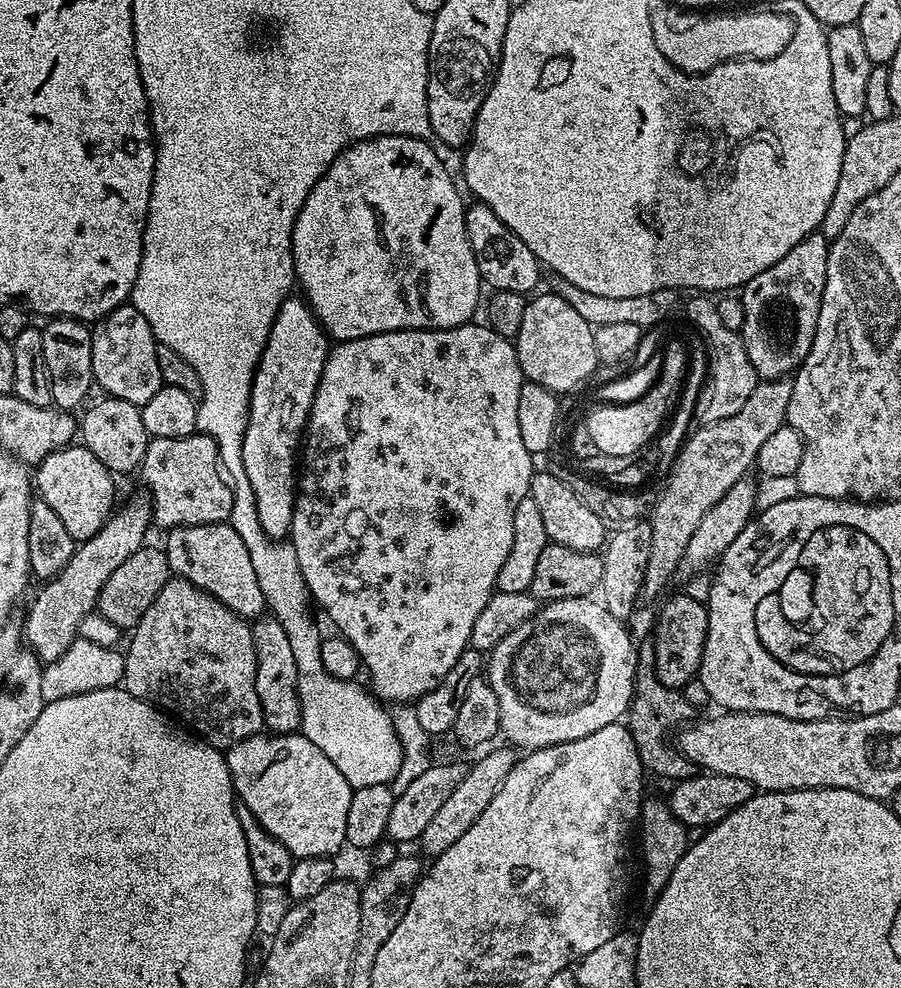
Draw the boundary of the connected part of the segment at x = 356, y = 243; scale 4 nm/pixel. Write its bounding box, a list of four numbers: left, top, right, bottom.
[292,136,482,342]

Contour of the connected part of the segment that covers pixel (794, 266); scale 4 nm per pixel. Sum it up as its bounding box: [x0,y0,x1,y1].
[739,232,829,380]

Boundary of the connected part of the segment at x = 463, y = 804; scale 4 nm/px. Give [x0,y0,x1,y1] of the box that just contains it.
[418,747,518,858]

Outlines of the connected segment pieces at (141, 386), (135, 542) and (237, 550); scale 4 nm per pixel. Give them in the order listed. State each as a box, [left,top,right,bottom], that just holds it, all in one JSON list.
[[92,302,162,406],[22,494,153,662],[162,523,266,618]]

